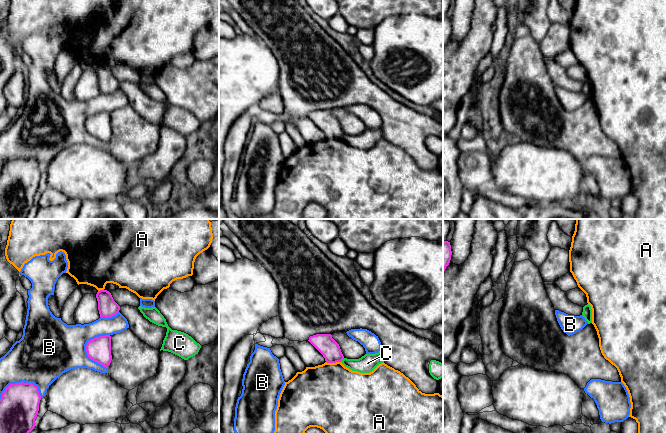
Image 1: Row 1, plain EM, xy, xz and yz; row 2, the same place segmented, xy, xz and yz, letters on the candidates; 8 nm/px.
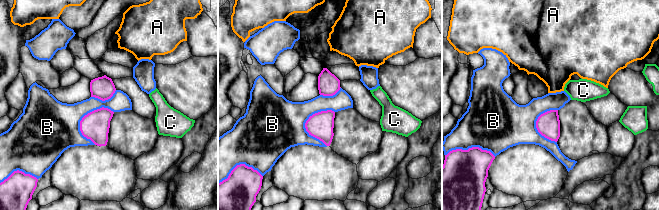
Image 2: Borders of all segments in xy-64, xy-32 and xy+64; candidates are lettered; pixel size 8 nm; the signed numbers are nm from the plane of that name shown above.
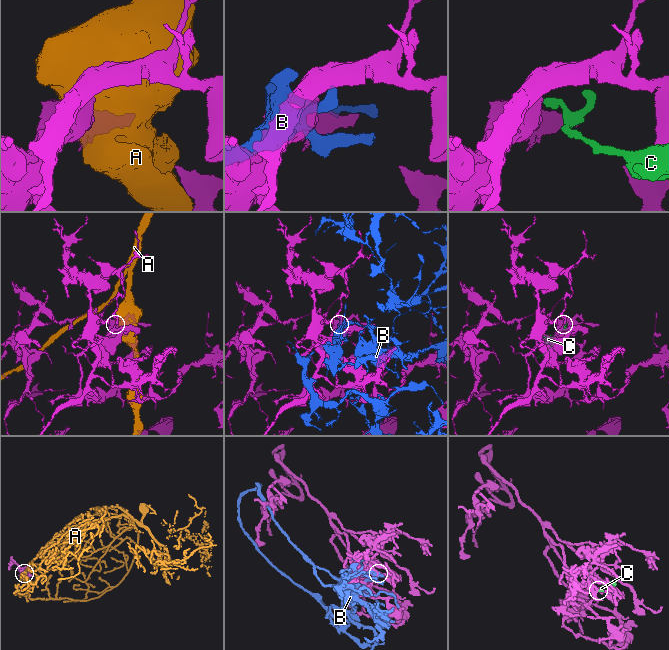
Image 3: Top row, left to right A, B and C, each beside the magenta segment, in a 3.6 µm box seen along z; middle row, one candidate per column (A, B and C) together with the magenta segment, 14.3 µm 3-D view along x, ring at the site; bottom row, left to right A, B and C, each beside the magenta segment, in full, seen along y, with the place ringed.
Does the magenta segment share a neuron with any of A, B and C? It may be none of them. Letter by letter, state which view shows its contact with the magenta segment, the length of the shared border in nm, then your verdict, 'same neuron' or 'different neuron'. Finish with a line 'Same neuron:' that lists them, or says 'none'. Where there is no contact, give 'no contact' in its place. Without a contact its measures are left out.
A: contact in xz; length 120 nm; different neuron
B: contact in xy; length 280 nm; different neuron
C: contact in xz; length 50 nm; different neuron
Same neuron: none

